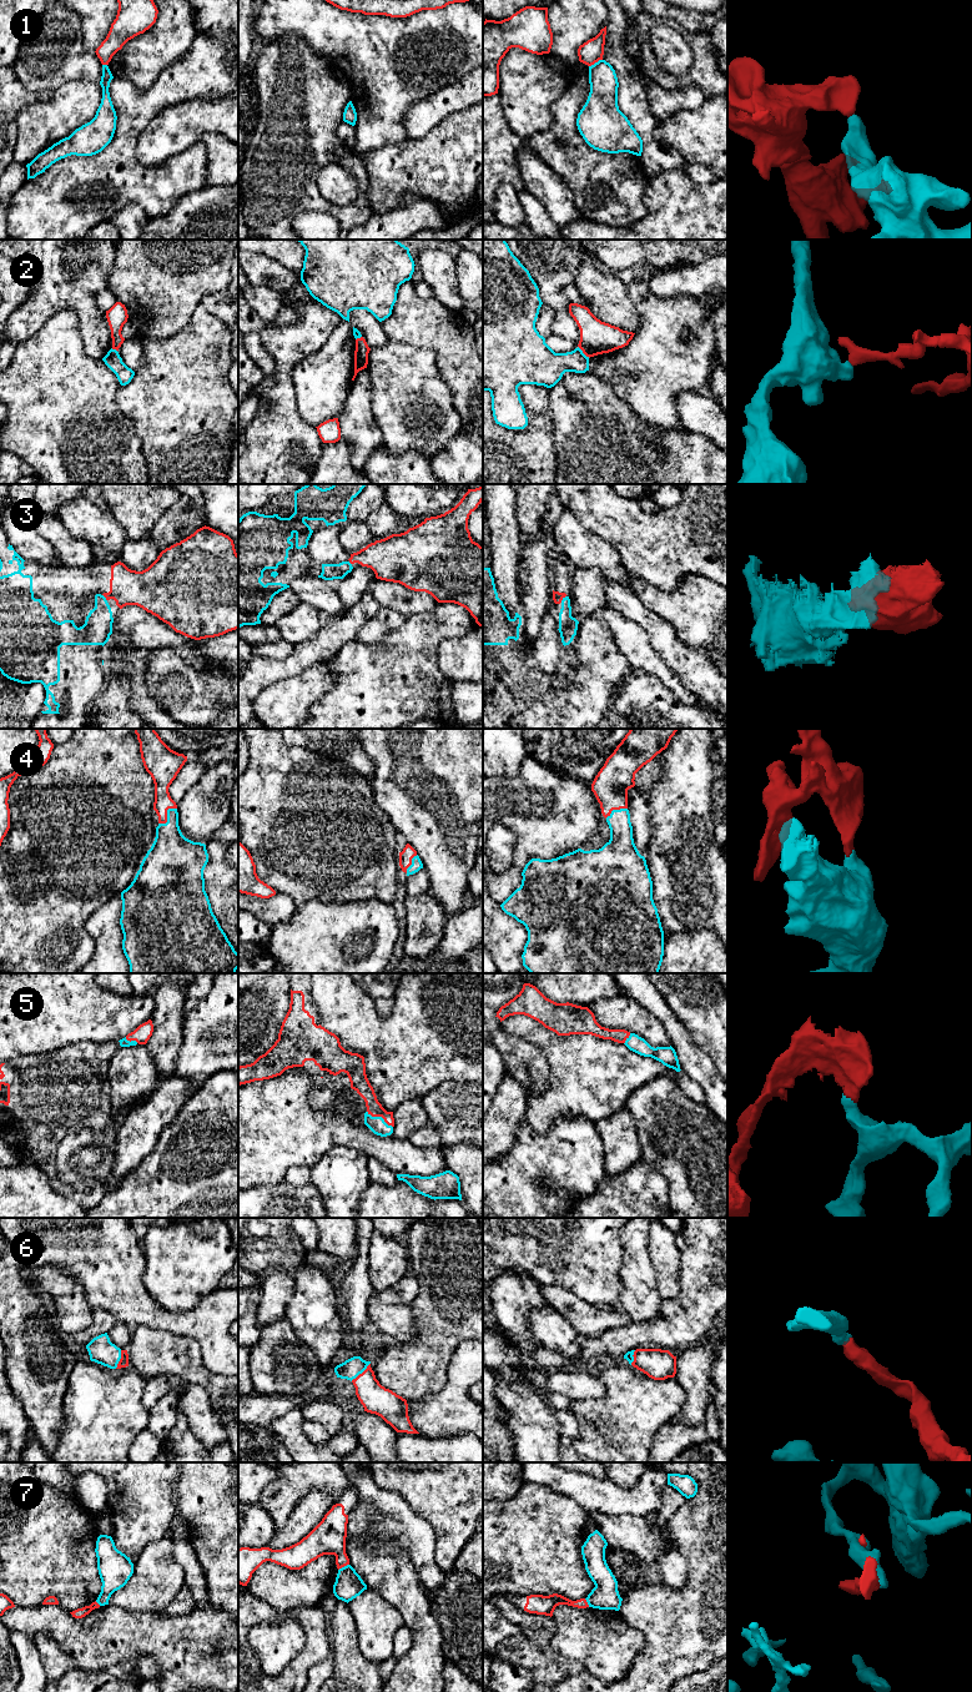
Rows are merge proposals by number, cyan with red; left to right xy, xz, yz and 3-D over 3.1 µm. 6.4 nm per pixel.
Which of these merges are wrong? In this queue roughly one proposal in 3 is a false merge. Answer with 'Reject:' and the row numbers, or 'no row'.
Reject: 1, 2, 7

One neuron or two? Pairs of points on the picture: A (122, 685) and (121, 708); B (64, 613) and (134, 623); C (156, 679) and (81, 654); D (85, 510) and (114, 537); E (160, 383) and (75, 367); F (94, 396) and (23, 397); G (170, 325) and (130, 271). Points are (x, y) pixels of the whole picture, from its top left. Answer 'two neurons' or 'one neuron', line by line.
A: one neuron
B: two neurons
C: two neurons
D: one neuron
E: two neurons
F: one neuron
G: one neuron

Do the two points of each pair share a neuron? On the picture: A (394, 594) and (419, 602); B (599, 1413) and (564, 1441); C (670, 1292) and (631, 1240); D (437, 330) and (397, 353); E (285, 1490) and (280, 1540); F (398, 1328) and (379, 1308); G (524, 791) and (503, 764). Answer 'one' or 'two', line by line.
A: one
B: two
C: two
D: two
E: two
F: one
G: two

